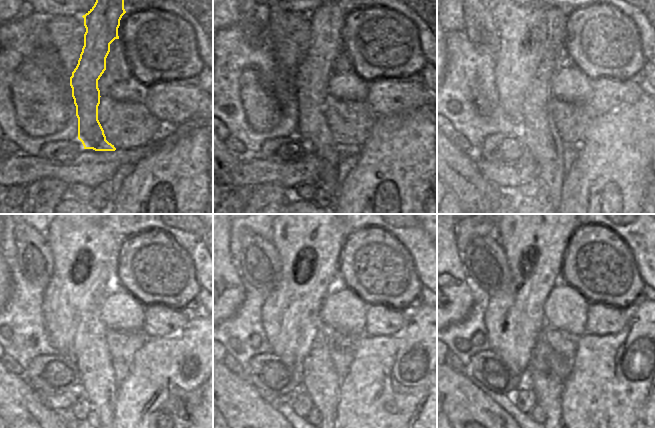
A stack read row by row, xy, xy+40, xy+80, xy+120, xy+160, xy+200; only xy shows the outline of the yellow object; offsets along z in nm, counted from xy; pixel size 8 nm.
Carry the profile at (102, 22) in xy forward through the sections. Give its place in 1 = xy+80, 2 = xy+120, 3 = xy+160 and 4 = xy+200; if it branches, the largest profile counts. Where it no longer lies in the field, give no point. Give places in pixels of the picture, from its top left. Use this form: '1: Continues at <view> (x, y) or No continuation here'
1: Continues at xy+80 (546, 148)
2: Continues at xy+120 (97, 382)
3: Continues at xy+160 (320, 380)
4: Continues at xy+200 (548, 390).

